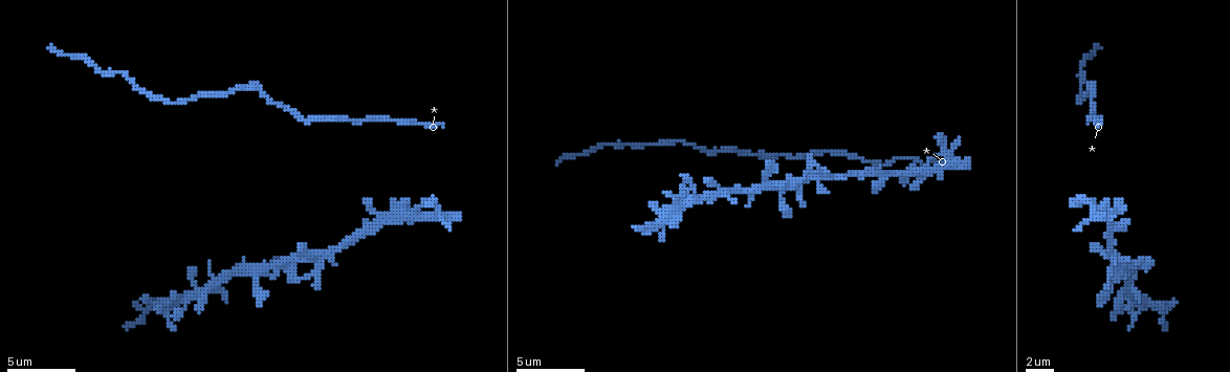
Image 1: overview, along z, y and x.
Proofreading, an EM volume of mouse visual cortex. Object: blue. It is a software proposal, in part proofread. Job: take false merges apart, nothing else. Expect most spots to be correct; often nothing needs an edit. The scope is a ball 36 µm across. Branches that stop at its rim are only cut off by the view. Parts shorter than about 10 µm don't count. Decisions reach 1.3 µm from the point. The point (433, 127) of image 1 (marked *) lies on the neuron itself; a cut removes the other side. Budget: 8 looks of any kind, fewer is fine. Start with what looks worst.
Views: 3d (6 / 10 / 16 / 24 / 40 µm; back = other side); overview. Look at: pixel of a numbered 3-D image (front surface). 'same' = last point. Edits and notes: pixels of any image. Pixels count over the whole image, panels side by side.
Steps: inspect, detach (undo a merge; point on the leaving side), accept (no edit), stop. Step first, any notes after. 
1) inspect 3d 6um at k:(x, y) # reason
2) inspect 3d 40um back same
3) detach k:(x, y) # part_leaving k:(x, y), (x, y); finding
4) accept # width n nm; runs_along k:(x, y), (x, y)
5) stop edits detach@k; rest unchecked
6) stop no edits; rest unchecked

inspect 3d 10um at 1:(232, 91) # narrows sharply

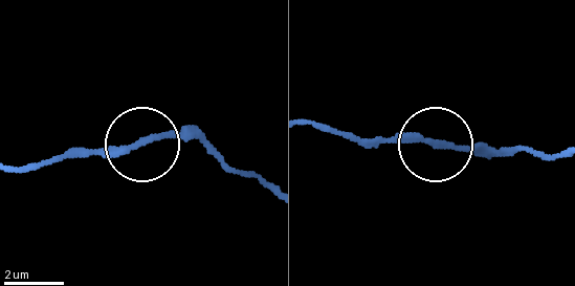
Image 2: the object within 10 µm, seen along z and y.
accept # width 190 nm; runs_along 2:(266, 188), (191, 139), (73, 147); one neuron here

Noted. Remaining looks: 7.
inspect 3d 16um at 1:(916, 170) # thick turns thin

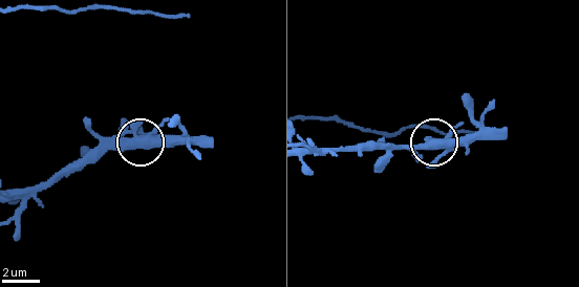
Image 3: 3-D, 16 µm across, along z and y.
inspect 3d 6um at 3:(139, 139)

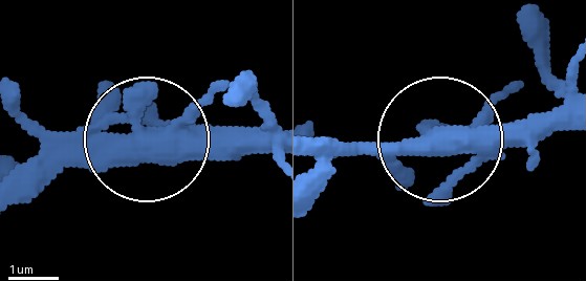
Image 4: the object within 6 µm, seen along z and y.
accept # width 440 nm; all the same neuron

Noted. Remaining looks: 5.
inspect 3d 16um at 1:(324, 253) # four arms meet

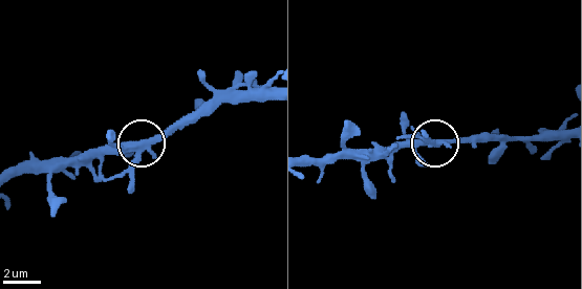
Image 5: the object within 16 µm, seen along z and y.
accept # continuous, no second neuron

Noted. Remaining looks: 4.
inspect 3d 16um at 1:(682, 141) # thick turns thin

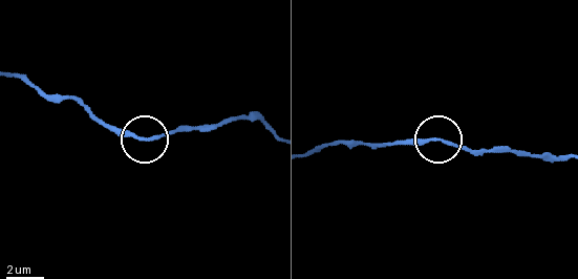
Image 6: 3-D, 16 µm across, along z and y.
accept # runs_along 6:(274, 134), (255, 121), (185, 125), (152, 140), (102, 125); continuous, no second neuron

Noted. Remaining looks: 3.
stop no edits; rest unchecked

